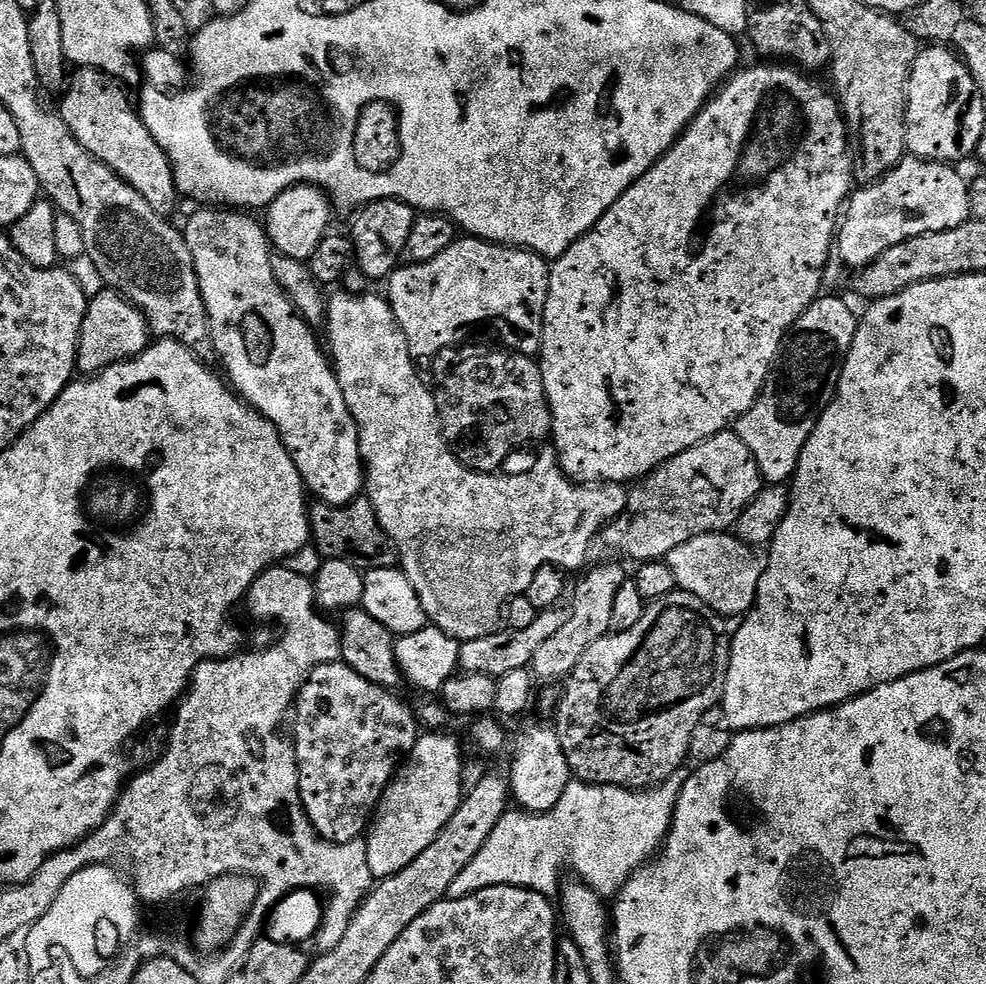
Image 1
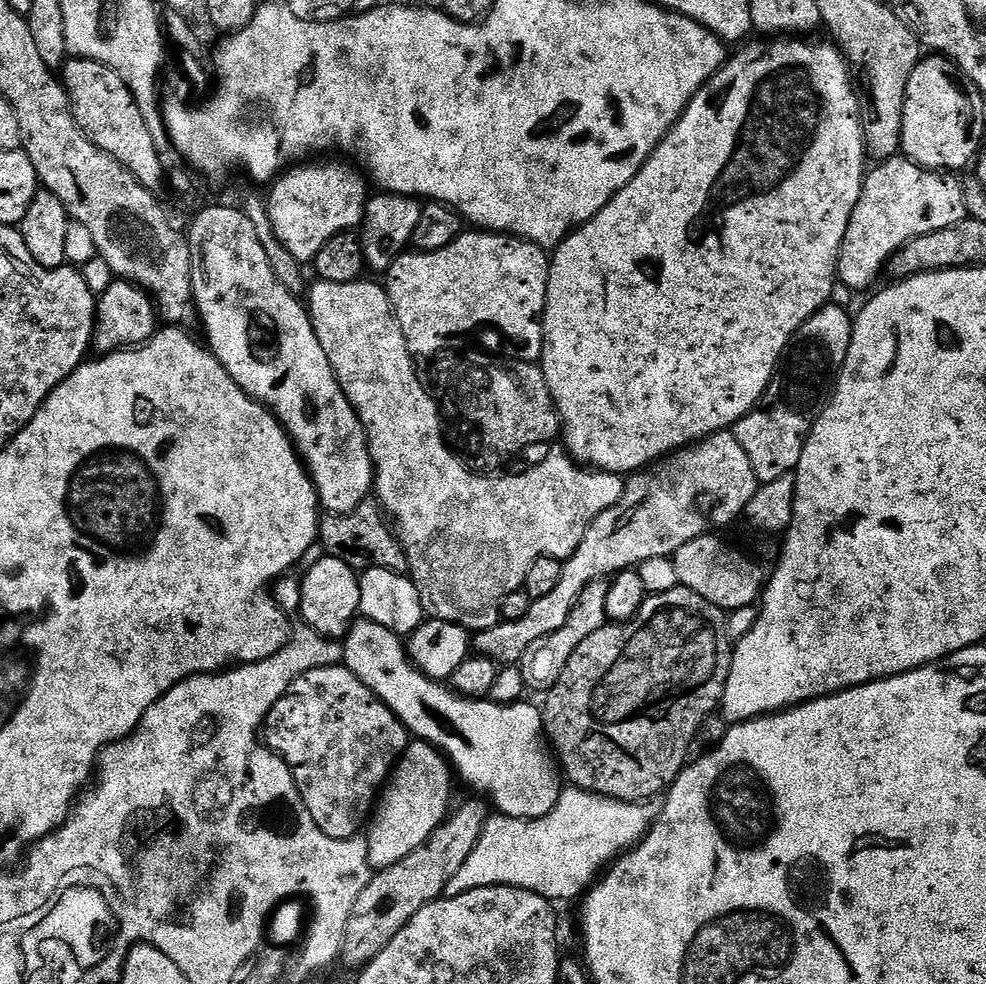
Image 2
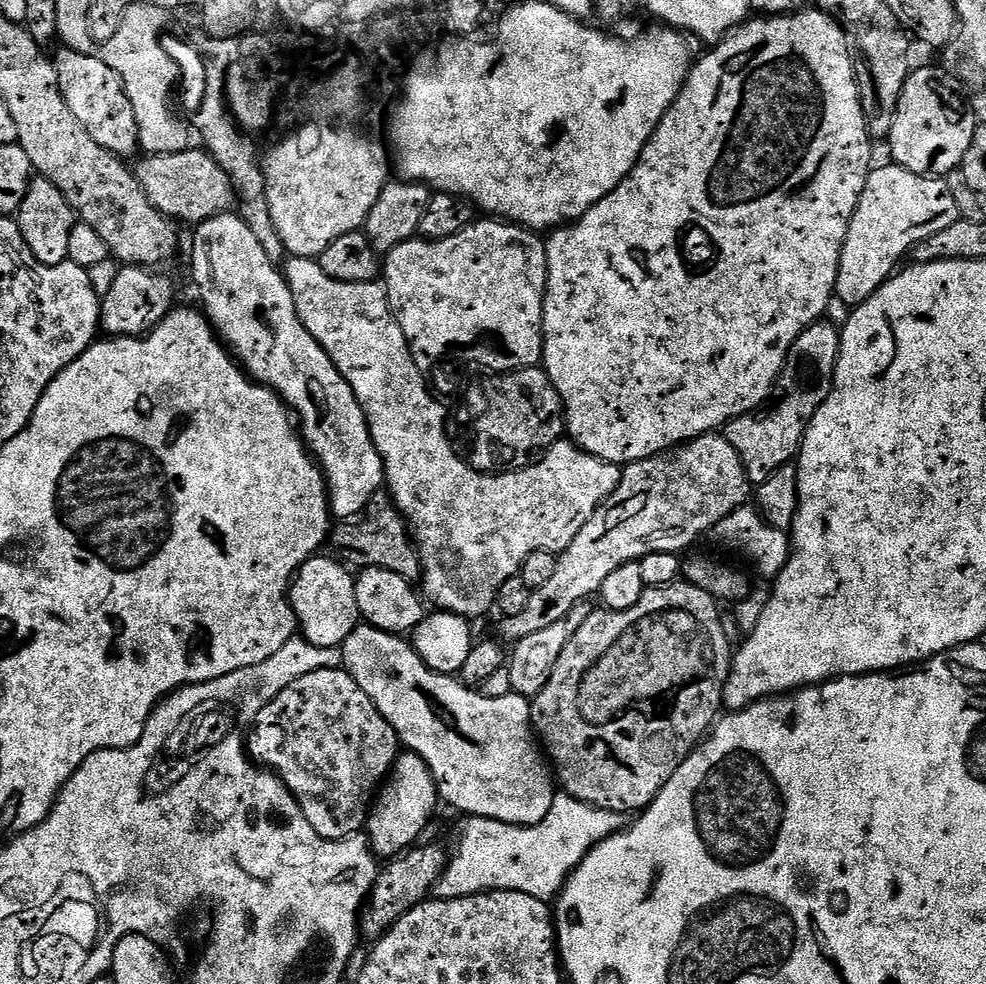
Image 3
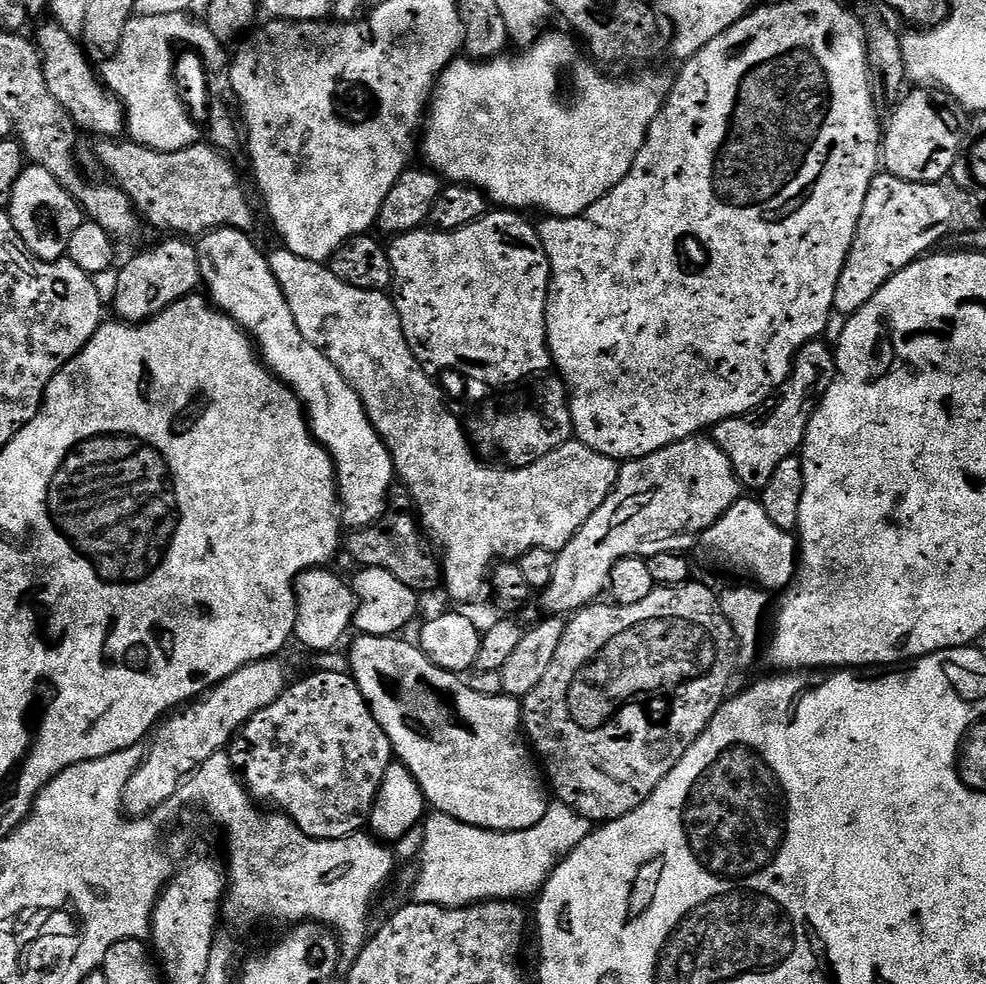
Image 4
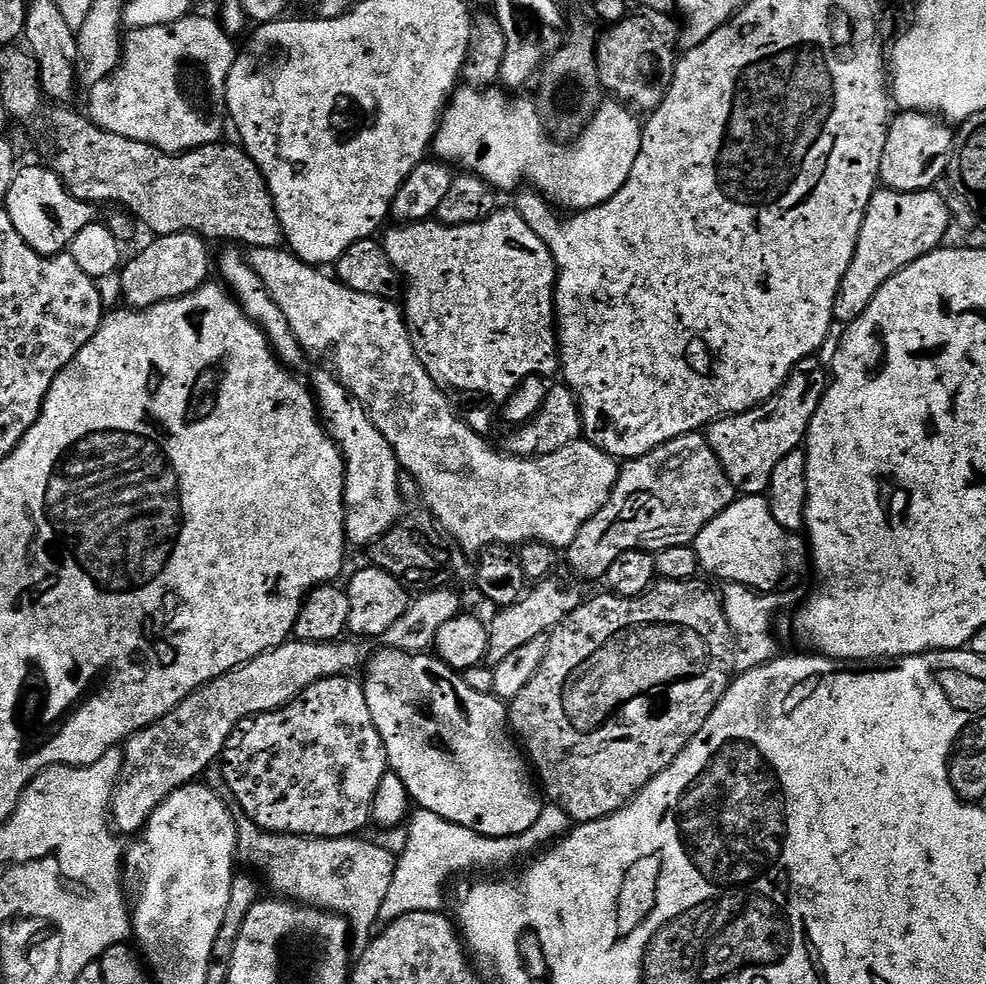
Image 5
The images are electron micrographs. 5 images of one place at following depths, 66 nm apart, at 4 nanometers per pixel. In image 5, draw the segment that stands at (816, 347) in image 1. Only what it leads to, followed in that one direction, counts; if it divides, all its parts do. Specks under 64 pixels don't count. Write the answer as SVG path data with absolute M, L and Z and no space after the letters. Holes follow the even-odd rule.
M807 356L792 367L788 380L765 404L724 416L707 425L706 435L710 450L722 462L726 478L736 487L740 496L763 496L770 486L770 477L778 462L786 454L797 451L805 443L808 427L826 394L830 383L830 372L820 358Z

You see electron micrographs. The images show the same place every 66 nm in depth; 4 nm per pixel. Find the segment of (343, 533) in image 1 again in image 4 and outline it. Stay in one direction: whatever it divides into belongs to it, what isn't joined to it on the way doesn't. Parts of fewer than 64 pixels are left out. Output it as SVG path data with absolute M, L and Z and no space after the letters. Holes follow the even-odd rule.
M389 511L369 528L349 531L346 536L346 552L357 560L360 568L390 570L398 582L410 586L418 594L432 592L442 584L442 560L433 541L426 535L415 515Z

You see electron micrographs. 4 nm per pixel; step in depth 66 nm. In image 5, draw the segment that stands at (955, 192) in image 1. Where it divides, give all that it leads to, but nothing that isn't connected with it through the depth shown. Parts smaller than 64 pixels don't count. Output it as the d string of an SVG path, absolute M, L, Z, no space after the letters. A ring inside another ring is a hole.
M877 187L866 206L858 246L850 262L850 270L842 278L840 293L834 298L833 321L847 326L862 318L862 310L874 302L874 294L894 274L910 266L927 252L935 252L945 243L944 235L953 223L951 210L939 191L899 192L893 188Z

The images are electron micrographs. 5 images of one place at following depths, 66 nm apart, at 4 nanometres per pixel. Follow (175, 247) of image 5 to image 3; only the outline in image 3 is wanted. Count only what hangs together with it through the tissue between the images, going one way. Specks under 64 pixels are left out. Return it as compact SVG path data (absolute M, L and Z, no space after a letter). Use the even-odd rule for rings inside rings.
M148 266L121 267L114 286L110 286L110 294L103 296L100 302L100 327L109 337L147 336L173 311L176 288L171 278L160 272L163 271Z

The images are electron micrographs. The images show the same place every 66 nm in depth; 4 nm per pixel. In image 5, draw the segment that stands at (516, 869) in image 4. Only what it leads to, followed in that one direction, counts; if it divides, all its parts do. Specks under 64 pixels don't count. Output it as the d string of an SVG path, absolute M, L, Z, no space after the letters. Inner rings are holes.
M549 803L541 807L538 822L534 822L530 830L517 836L483 836L420 808L411 813L407 828L408 841L396 856L394 878L390 882L390 890L386 890L386 902L382 902L380 920L384 922L397 920L405 912L441 911L445 907L444 887L455 872L472 872L475 868L508 868L519 856L531 857L563 837L569 831L570 821L557 804Z

